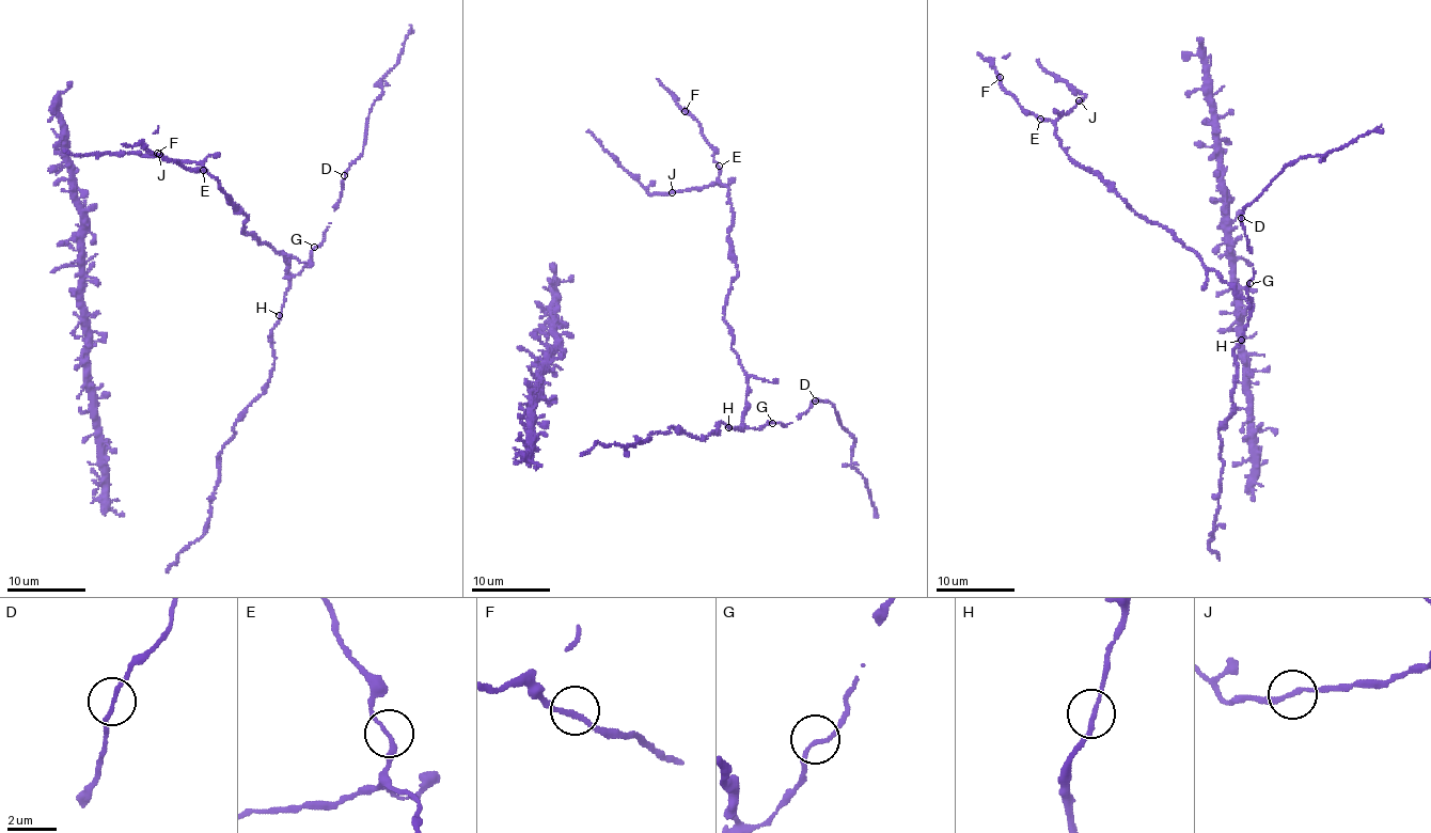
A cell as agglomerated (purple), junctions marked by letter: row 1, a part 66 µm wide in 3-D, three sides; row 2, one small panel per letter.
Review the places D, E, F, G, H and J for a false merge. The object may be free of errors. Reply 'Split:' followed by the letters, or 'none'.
Split: none

